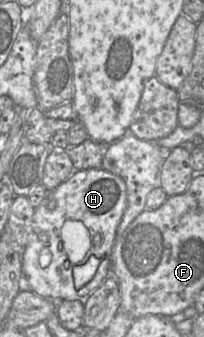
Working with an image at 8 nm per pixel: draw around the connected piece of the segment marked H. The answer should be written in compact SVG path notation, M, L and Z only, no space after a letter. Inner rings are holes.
M102 168L75 170L65 181L48 191L35 208L30 240L22 252L22 269L27 287L43 298L53 301L87 298L110 275L110 256L117 237L117 227L127 204L124 180ZM68 219L81 221L90 232L91 247L85 257L75 265L69 261L62 245L61 228Z

